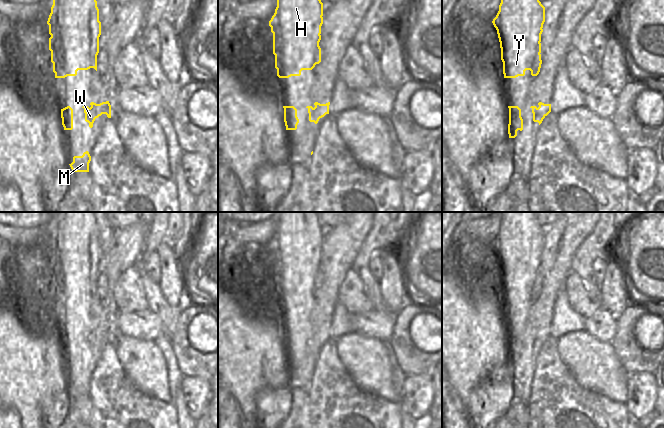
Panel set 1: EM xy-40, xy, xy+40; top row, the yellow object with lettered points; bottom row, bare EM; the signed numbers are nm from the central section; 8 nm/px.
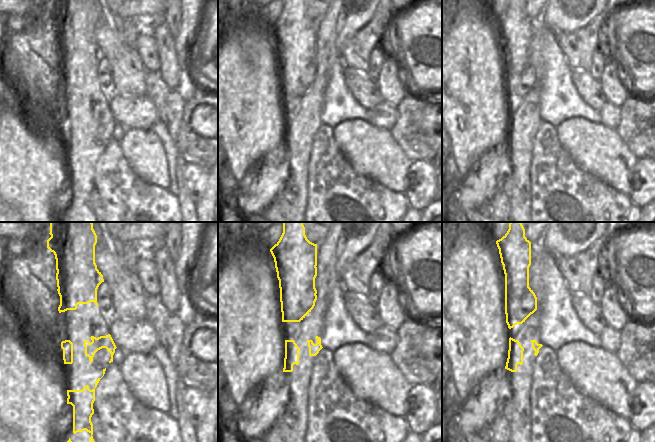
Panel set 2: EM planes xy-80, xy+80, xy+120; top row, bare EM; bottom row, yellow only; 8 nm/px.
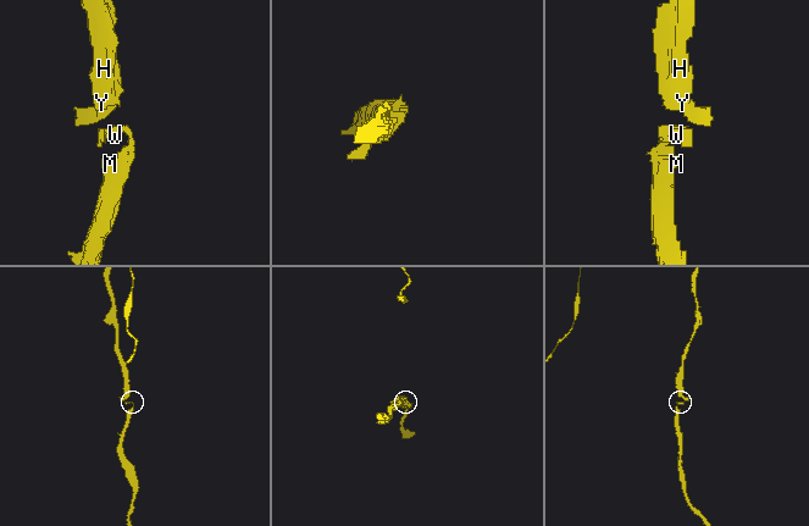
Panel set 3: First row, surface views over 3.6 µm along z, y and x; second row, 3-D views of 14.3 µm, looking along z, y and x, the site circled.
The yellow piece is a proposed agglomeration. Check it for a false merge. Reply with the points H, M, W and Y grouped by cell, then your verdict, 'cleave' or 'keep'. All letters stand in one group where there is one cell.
H M W Y | keep

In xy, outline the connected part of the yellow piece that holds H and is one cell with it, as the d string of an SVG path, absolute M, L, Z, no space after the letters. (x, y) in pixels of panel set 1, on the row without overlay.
M279 212L277 231L269 245L273 257L273 278L279 302L300 300L302 294L312 294L321 286L321 250L323 227L317 212Z

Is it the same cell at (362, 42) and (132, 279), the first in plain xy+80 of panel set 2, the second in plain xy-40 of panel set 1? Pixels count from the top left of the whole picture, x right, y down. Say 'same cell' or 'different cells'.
different cells

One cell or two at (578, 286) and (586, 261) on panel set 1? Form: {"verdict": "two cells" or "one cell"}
{"verdict": "two cells"}

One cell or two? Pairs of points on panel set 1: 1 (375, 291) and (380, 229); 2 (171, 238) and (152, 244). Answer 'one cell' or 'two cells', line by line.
1: one cell
2: two cells

